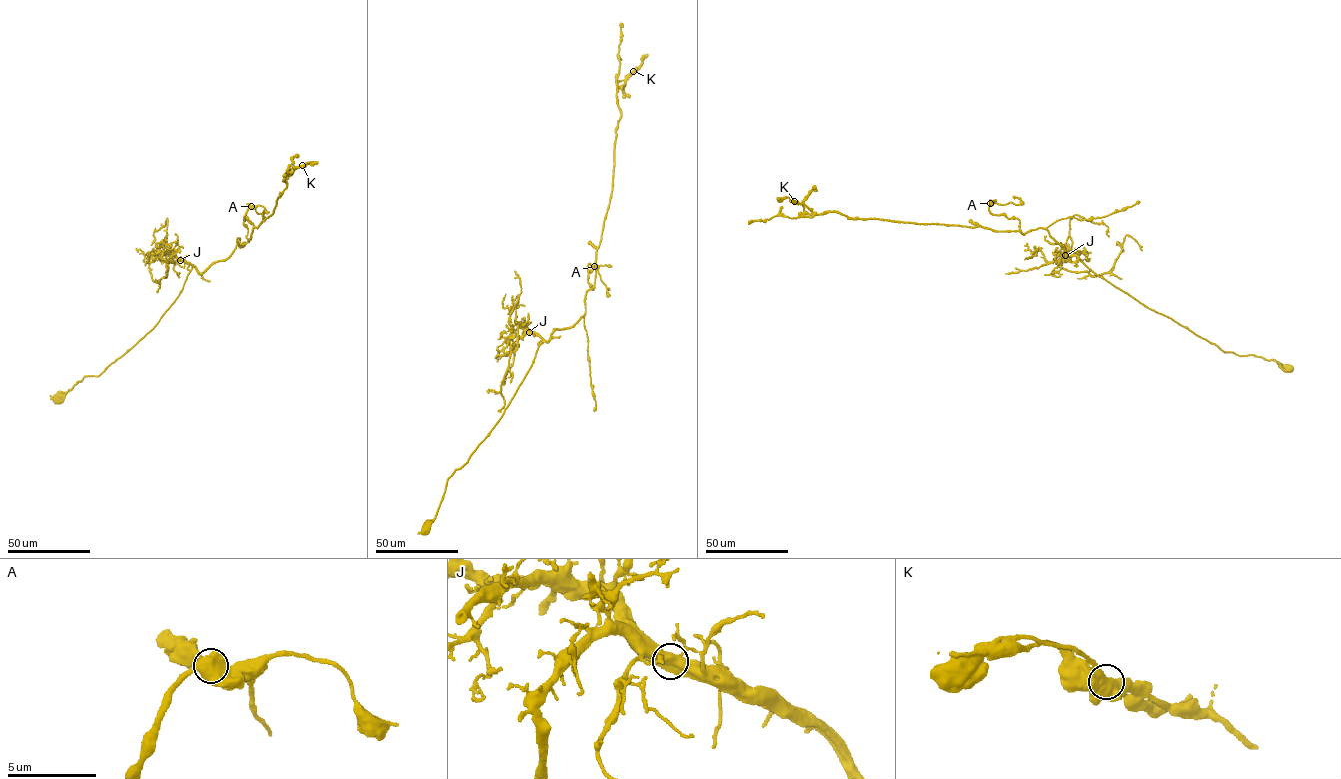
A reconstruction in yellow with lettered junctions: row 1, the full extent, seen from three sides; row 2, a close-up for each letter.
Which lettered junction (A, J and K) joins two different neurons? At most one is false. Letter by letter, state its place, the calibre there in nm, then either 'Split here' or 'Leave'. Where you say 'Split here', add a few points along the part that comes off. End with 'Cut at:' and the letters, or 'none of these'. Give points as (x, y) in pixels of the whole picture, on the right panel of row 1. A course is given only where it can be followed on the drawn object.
A: Place: (990, 203). Thickness 650 nm. Leave
J: Place: (1065, 255). Thickness 550 nm. Leave
K: Place: (794, 201). Thickness 600 nm. Split here. Course of the part to remove: (794, 201), (801, 202), (815, 186)
Cut at: K

